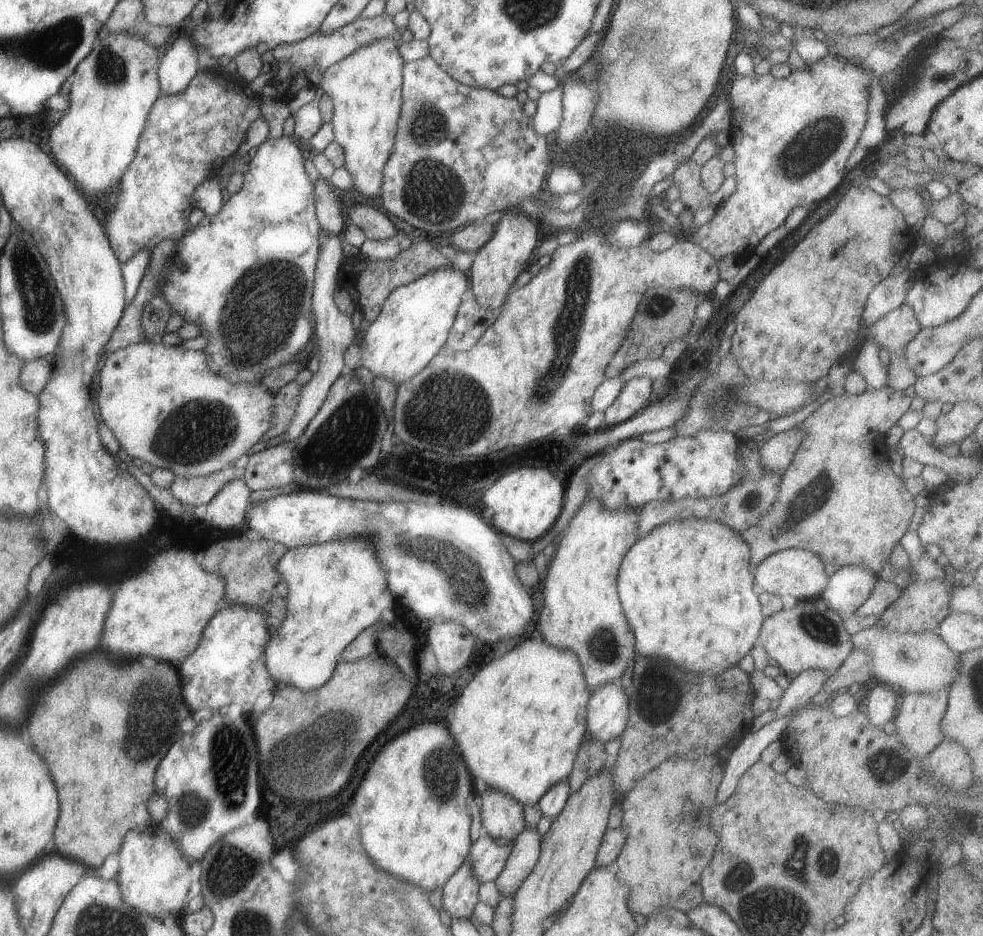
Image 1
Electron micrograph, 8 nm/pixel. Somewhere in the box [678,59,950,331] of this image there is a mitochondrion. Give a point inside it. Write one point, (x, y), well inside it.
(802, 156)

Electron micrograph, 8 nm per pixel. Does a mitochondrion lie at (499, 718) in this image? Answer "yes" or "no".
no

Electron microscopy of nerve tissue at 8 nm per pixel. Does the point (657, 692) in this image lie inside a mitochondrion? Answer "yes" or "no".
yes

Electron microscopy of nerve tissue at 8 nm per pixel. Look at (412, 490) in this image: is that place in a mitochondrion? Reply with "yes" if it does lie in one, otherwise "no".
no

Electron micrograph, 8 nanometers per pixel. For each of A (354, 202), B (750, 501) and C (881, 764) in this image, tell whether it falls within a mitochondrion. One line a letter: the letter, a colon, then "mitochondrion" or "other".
A: other
B: mitochondrion
C: mitochondrion

